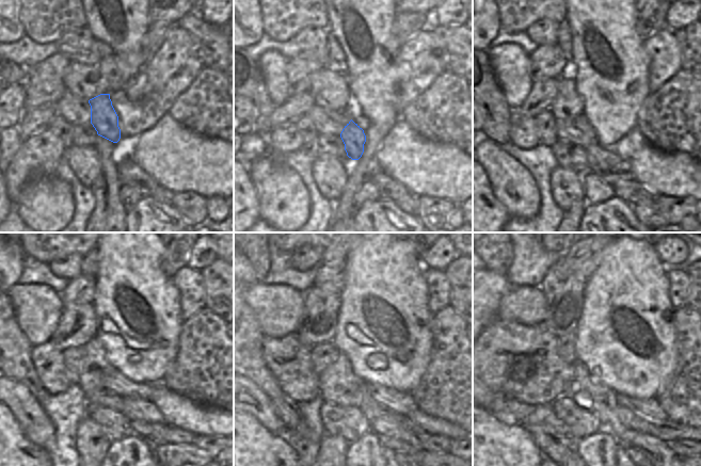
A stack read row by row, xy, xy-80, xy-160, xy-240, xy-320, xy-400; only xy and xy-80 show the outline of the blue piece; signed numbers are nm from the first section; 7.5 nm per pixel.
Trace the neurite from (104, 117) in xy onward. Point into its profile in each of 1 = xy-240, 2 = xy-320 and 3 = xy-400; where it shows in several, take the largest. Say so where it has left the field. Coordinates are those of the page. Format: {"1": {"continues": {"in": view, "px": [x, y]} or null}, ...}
{"1": {"continues": {"in": "xy-240", "px": [146, 420]}}, "2": {"continues": {"in": "xy-320", "px": [408, 442]}}, "3": {"continues": {"in": "xy-400", "px": [655, 449]}}}

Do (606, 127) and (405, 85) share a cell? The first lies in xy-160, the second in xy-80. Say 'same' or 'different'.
different

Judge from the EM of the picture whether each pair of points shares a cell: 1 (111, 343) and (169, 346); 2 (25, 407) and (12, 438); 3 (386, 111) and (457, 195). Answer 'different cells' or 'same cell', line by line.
1: same cell
2: different cells
3: different cells

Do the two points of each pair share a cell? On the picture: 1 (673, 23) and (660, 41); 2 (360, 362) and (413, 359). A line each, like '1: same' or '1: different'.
1: different
2: same

